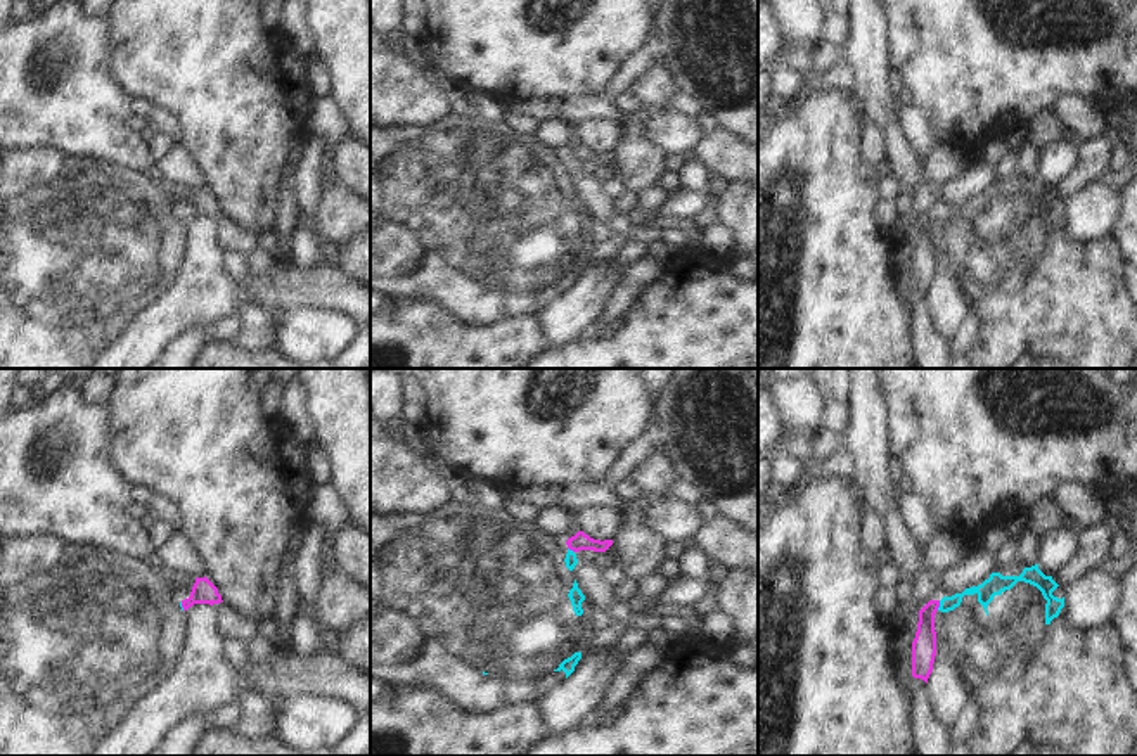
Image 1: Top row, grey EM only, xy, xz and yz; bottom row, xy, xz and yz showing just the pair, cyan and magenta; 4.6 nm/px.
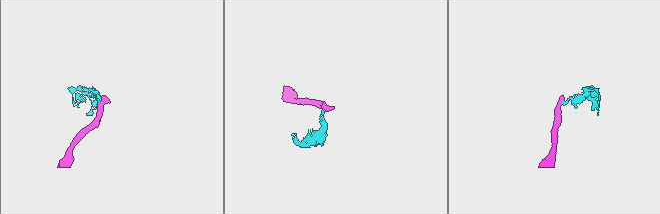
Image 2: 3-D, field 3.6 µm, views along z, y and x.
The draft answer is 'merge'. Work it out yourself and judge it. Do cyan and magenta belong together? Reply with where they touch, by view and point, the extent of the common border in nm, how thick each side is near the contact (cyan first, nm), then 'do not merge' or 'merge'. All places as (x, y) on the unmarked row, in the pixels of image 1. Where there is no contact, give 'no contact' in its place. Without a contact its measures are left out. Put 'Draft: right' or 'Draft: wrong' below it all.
yz (940, 218) | 50 nm | 90/110 nm | do not merge
Draft: wrong

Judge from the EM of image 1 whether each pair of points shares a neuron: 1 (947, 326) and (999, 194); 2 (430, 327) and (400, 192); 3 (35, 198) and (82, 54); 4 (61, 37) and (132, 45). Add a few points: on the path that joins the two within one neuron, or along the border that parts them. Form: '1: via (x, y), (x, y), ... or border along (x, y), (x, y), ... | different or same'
1: border along (937, 258), (945, 258), (952, 265), (969, 305) | different
2: border along (388, 296), (428, 298), (459, 320) | different
3: border along (18, 149), (59, 149), (70, 156), (90, 158) | different
4: border along (104, 18), (109, 28), (109, 71), (118, 83) | different

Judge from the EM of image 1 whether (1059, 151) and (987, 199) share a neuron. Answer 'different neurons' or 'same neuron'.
different neurons

